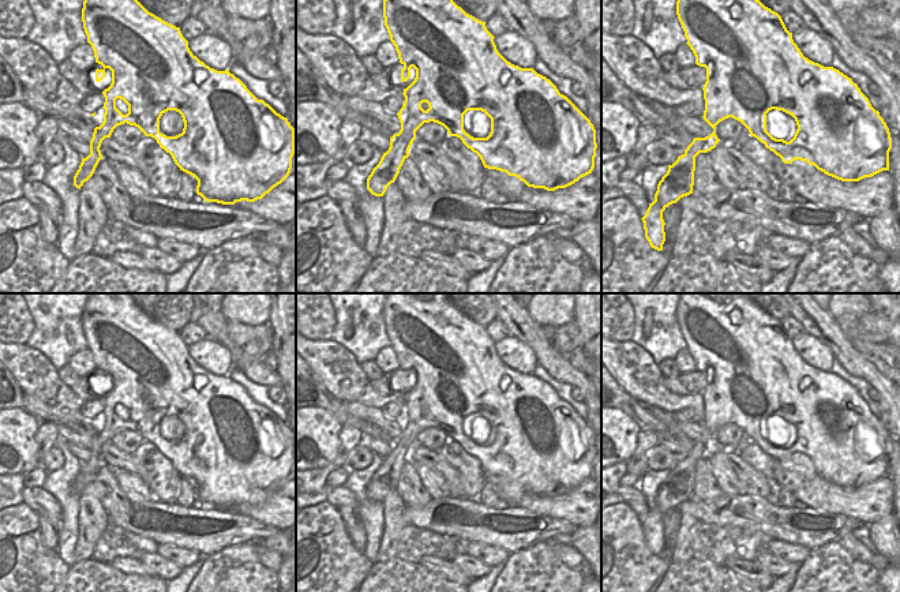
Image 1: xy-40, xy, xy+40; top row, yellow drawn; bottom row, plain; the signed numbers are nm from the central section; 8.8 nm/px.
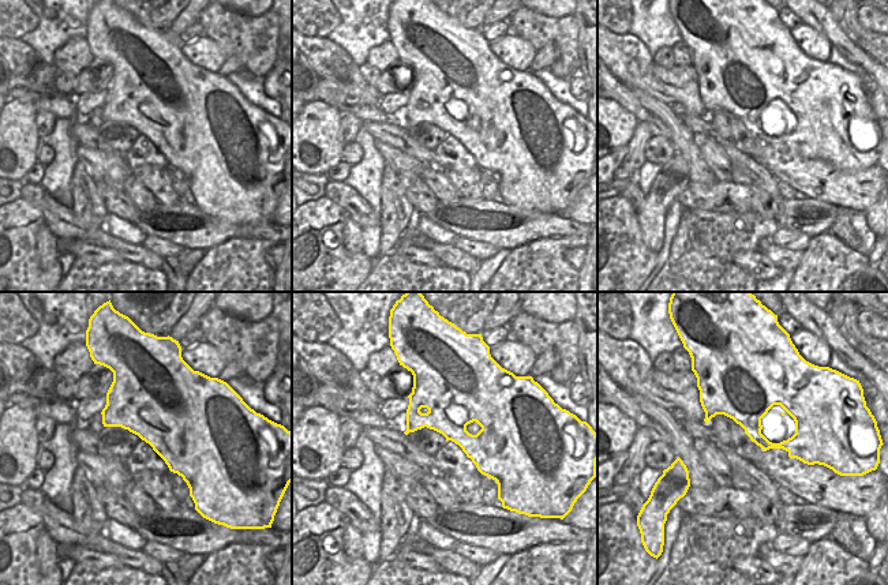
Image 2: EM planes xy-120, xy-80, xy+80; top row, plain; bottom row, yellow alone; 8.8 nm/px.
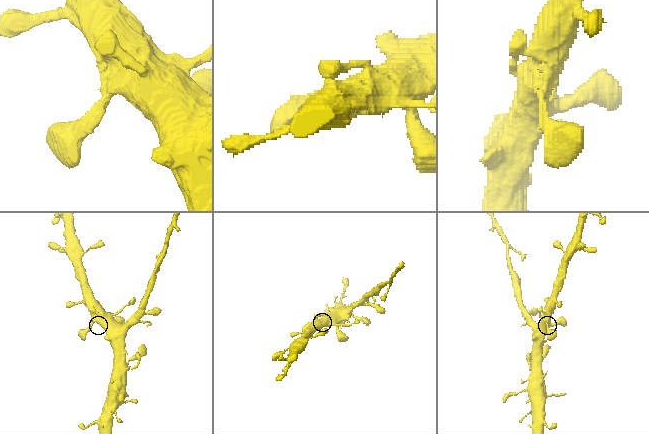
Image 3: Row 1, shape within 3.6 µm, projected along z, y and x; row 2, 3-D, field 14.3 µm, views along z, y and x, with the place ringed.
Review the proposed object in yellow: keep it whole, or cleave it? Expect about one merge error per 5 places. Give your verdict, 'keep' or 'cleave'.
keep

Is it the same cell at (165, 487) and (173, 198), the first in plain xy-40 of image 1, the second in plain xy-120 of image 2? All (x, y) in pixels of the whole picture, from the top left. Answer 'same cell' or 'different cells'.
same cell

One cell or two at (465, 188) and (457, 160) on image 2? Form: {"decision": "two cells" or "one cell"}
{"decision": "one cell"}

